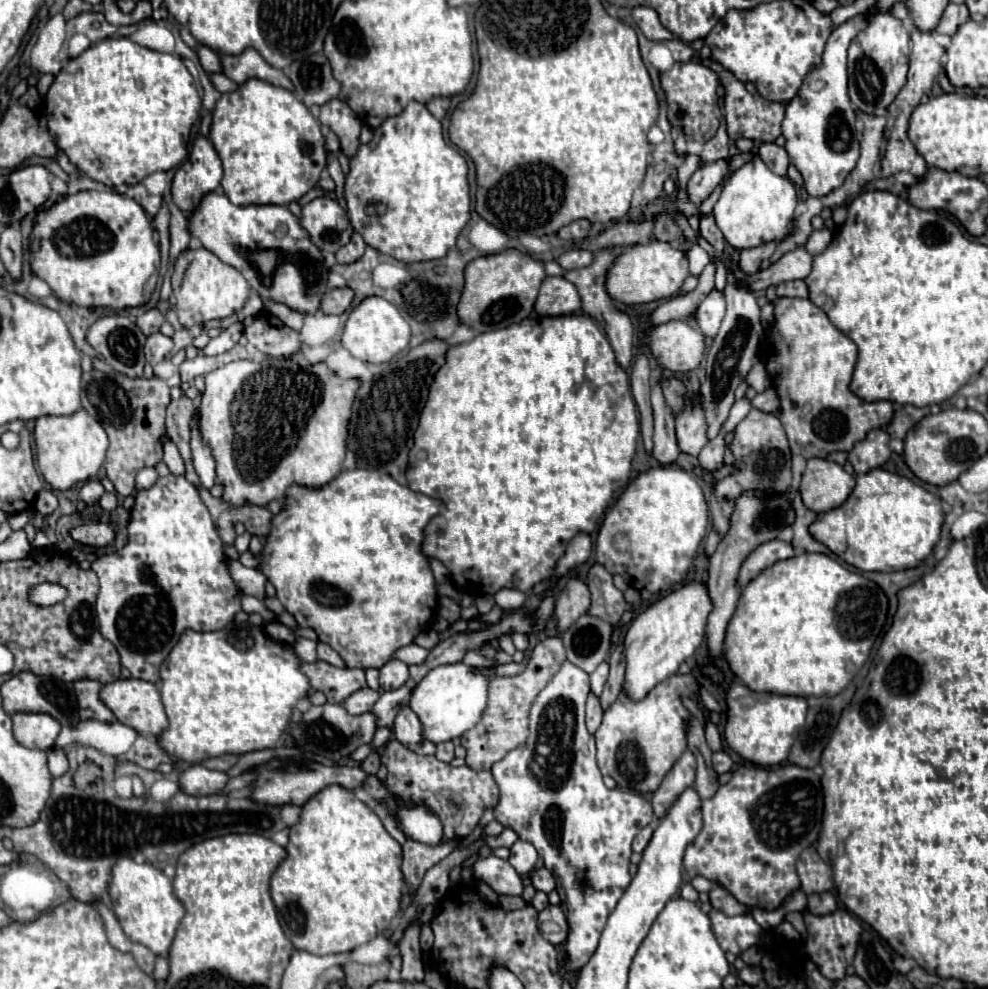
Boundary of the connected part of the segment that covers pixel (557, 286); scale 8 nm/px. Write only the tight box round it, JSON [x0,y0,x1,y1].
[535,276,581,316]

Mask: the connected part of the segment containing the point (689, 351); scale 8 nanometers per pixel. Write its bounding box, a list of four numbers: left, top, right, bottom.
[649,320,705,374]

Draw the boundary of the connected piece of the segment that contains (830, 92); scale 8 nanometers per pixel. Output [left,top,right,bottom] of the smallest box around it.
[783,14,865,196]

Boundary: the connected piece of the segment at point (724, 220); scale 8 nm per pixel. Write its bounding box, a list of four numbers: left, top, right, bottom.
[713,158,797,250]

